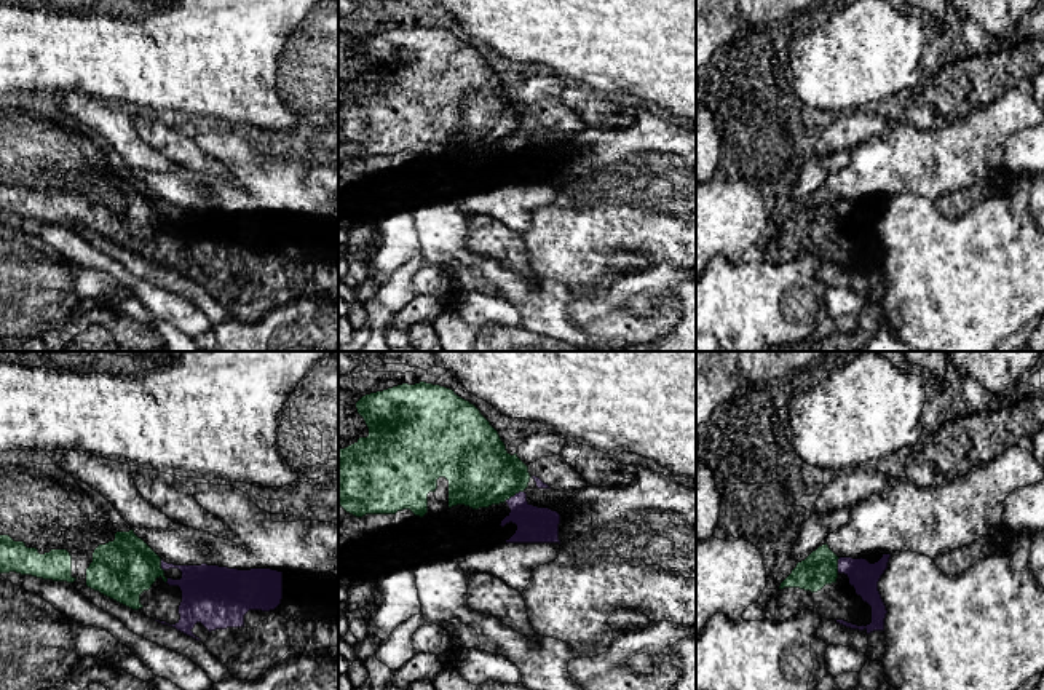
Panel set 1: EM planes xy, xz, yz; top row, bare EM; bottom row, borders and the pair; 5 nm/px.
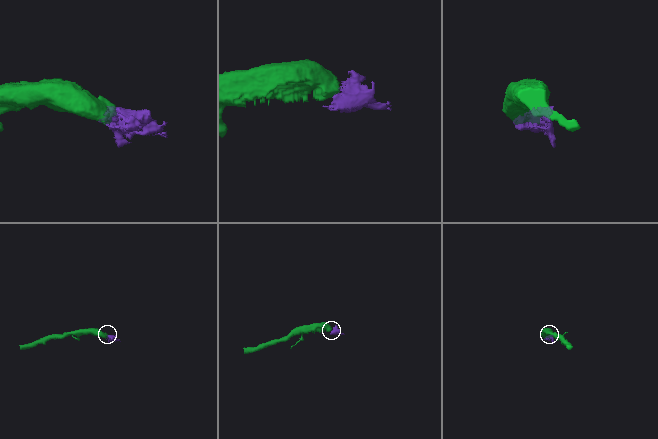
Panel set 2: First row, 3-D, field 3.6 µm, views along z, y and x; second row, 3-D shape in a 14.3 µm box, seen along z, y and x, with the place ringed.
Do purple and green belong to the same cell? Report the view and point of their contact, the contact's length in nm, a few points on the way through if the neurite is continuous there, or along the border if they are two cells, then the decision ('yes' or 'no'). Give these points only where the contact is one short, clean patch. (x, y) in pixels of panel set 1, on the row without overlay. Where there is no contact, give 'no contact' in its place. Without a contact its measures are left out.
meets purple in xz at (514, 138); contact 110 nm long; runs through xz (535, 166), (519, 150), (514, 138), (495, 118), (481, 115); yes

